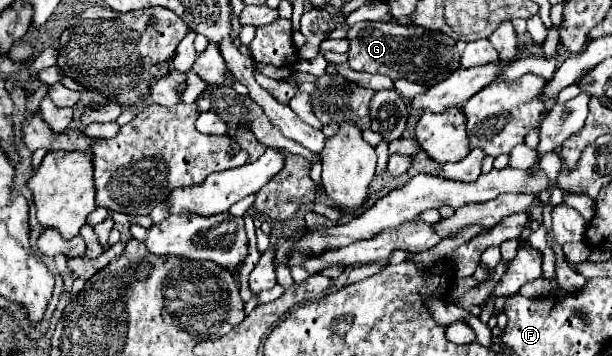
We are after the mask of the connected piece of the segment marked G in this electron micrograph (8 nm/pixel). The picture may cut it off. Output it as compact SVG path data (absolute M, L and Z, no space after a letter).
M392 17L390 21L362 21L348 29L348 65L354 71L380 73L388 75L392 81L408 79L430 87L454 73L460 67L460 53L456 51L456 43L452 37L444 33L434 33L424 27L400 25Z

